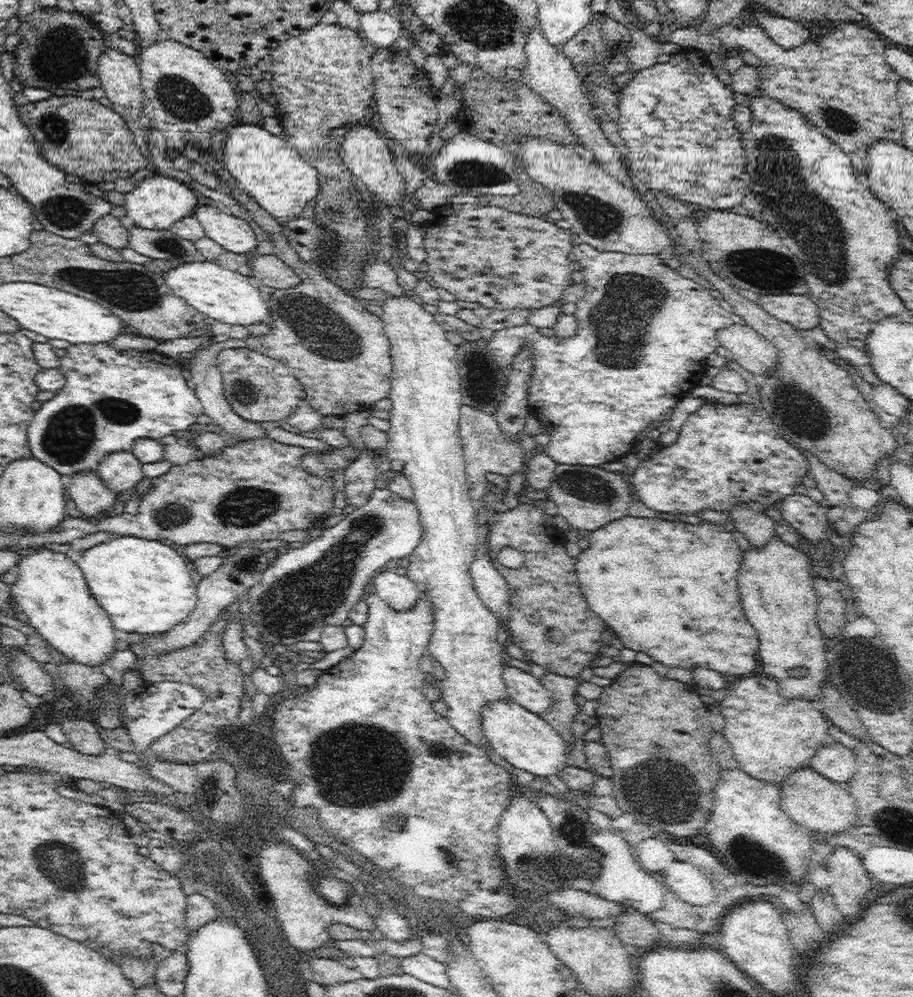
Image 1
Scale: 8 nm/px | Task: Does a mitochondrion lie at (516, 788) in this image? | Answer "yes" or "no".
no

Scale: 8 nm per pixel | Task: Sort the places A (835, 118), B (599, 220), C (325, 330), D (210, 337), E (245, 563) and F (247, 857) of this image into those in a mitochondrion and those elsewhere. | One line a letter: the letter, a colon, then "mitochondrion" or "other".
A: mitochondrion
B: mitochondrion
C: mitochondrion
D: other
E: mitochondrion
F: other

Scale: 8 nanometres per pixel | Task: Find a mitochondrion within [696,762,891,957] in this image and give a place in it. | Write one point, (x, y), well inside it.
(747, 856)

